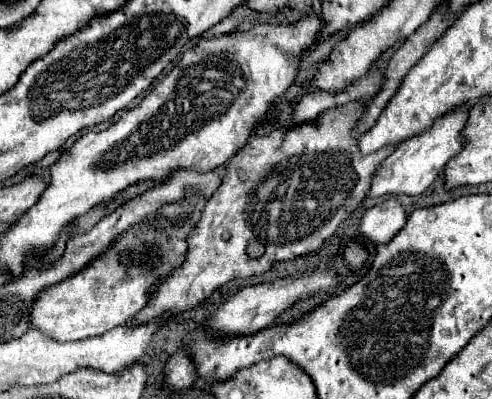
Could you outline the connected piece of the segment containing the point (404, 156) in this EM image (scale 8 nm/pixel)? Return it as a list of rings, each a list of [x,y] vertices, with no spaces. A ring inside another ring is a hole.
[[[469,110],[443,116],[443,120],[439,120],[439,124],[431,128],[431,132],[423,132],[423,136],[415,136],[415,140],[407,140],[407,144],[395,148],[373,174],[373,182],[367,192],[367,198],[379,198],[385,194],[393,194],[393,196],[423,194],[431,186],[431,182],[439,176],[443,166],[461,150],[461,130],[465,126],[467,114]]]

